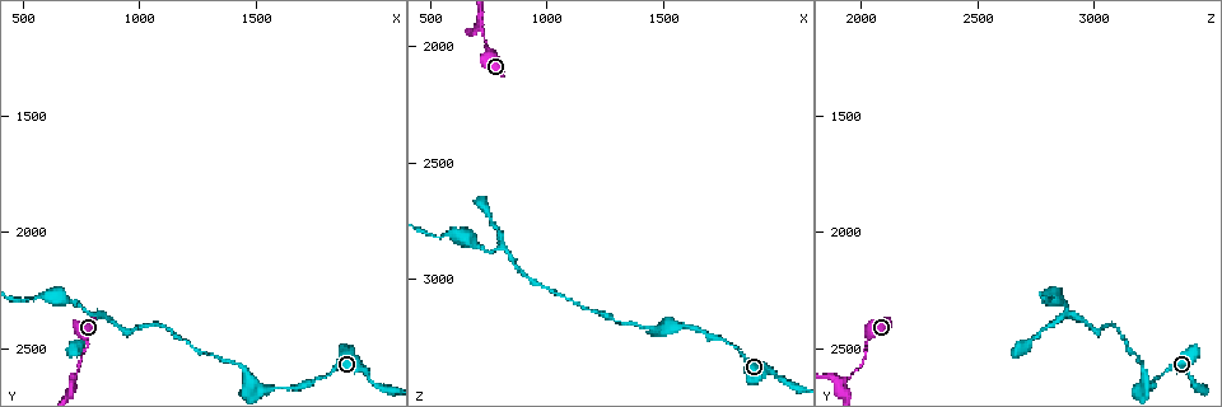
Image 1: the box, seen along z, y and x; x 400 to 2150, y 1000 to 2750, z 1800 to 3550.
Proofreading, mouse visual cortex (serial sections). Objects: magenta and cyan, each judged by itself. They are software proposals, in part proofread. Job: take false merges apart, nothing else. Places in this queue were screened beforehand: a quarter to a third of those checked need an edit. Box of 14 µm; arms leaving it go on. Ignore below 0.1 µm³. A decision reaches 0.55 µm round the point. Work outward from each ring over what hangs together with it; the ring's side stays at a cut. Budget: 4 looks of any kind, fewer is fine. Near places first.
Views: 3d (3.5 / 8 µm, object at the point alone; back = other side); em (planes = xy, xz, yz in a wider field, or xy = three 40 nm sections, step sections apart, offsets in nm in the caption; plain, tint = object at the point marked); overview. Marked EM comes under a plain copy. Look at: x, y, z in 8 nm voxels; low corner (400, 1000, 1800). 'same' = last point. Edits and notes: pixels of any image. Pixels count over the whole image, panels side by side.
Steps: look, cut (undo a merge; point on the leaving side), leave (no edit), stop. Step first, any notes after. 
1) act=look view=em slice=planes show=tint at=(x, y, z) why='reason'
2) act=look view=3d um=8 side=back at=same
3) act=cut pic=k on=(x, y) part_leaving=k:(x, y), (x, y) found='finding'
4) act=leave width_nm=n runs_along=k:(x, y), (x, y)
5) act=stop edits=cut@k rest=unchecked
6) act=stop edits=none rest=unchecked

act=look view=3d um=3.5 at=(820, 2360, 2860) why='abrupt turn'

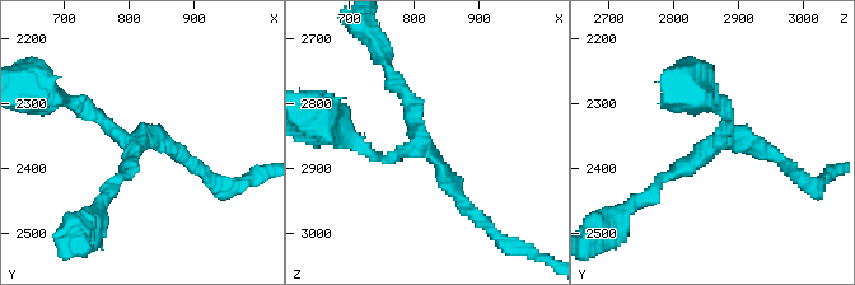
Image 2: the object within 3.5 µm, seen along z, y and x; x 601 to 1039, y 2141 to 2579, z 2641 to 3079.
act=look view=em slice=xy step=1 show=tint at=(810, 2355, 2870)

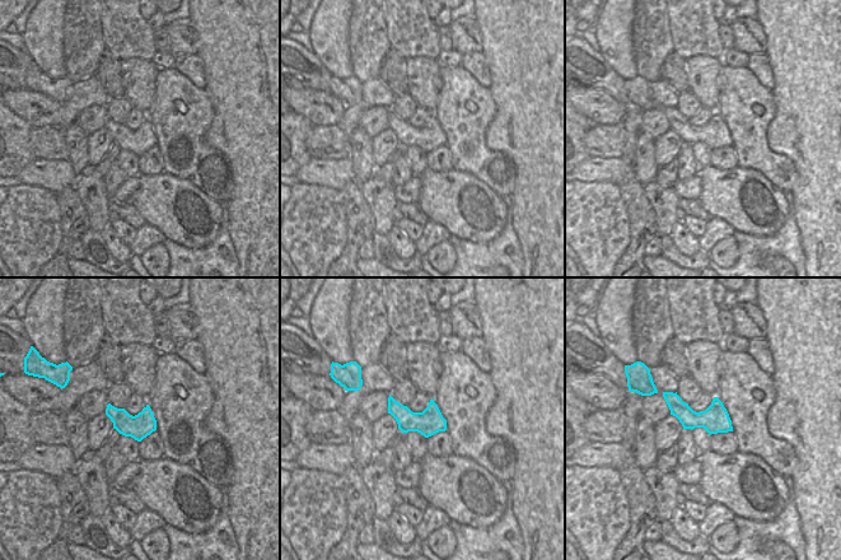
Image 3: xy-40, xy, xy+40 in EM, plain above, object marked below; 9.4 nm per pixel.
act=leave runs_along=2:(468, 209), (421, 146), (382, 160), (355, 144) found='one cell here'

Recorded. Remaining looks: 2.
act=look view=3d um=8 at=(700, 2650, 1920) why='abrupt turn'

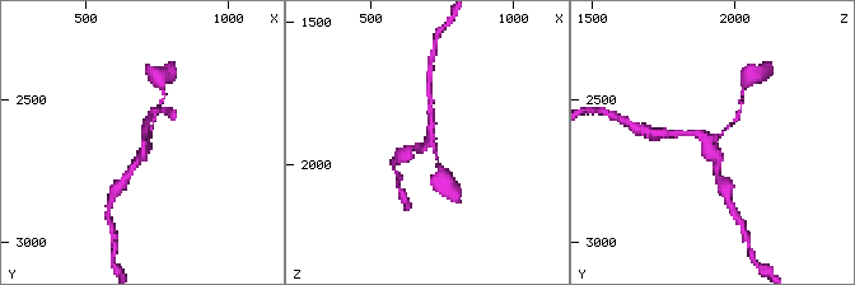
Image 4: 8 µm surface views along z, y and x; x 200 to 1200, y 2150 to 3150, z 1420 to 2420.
act=look view=3d um=3.5 at=(720, 2640, 1920)

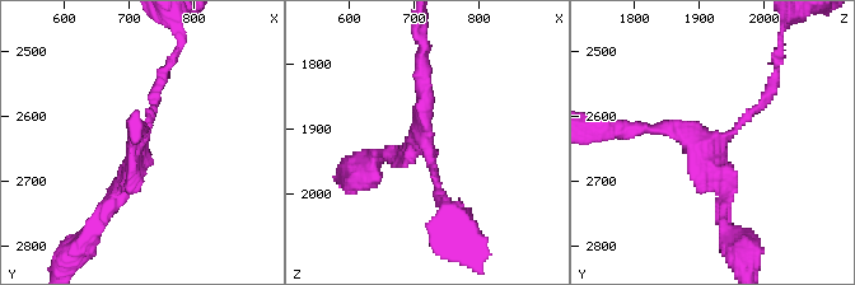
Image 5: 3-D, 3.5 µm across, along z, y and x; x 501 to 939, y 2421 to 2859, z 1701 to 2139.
act=leave runs_along=5:(158, 88), (135, 171), (99, 209) found='continuous, no second cell'

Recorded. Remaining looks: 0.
act=stop edits=none rest=unchecked

